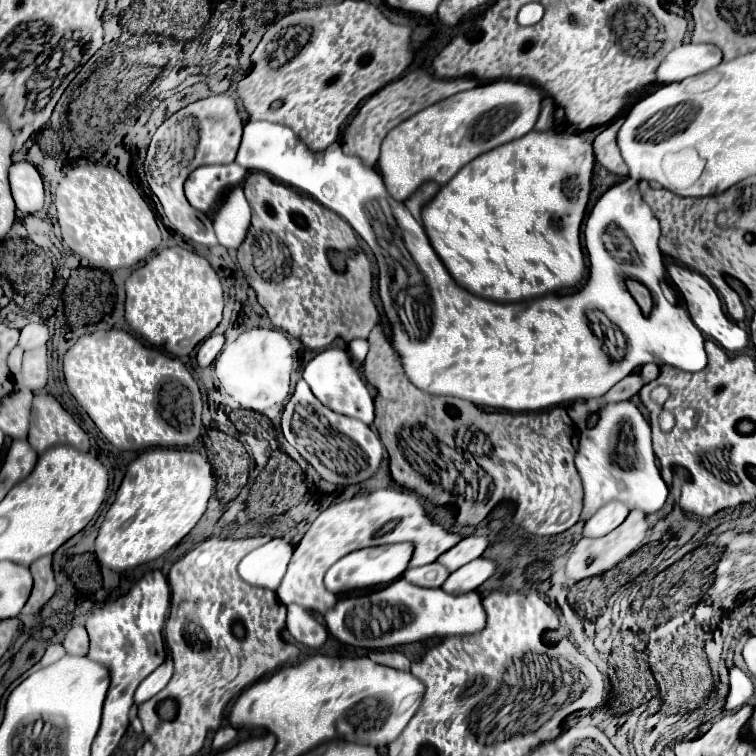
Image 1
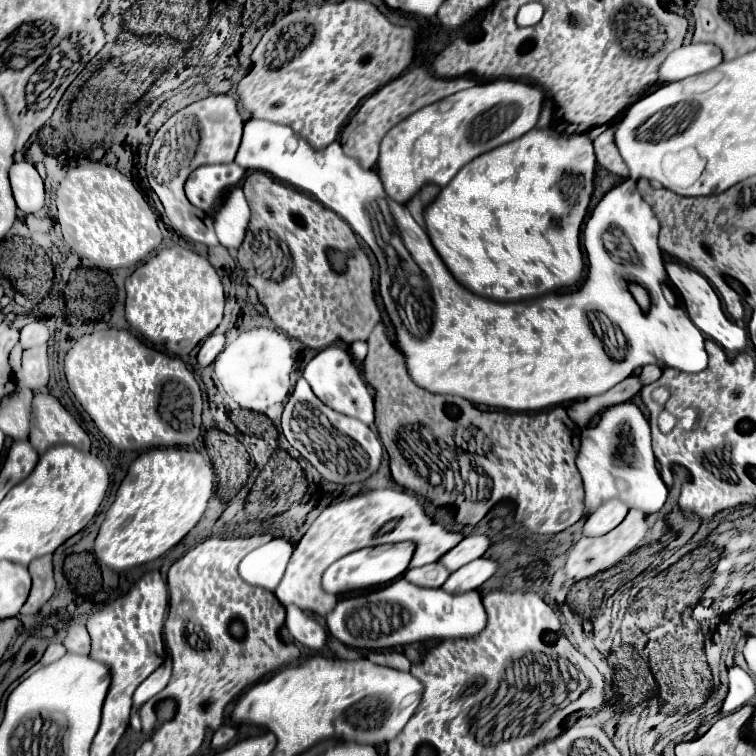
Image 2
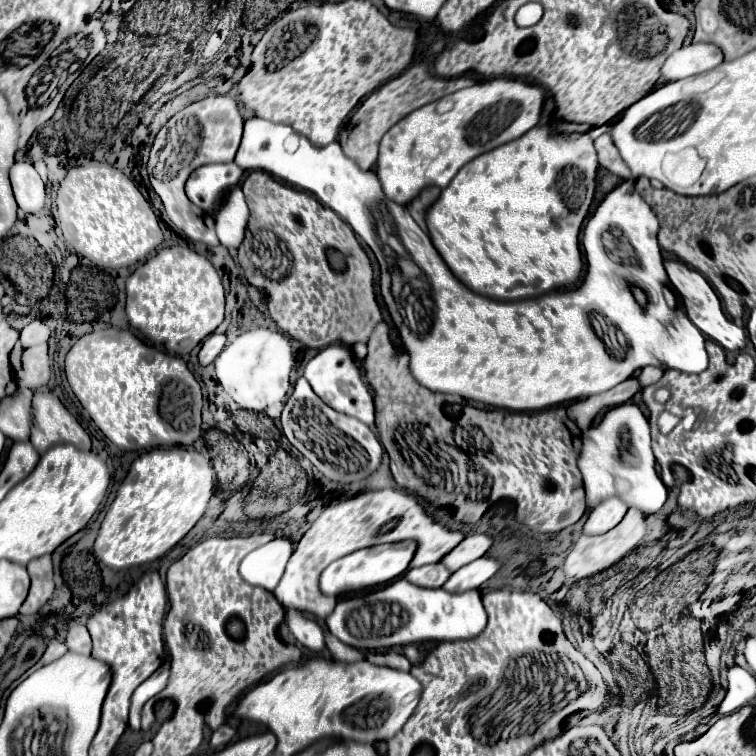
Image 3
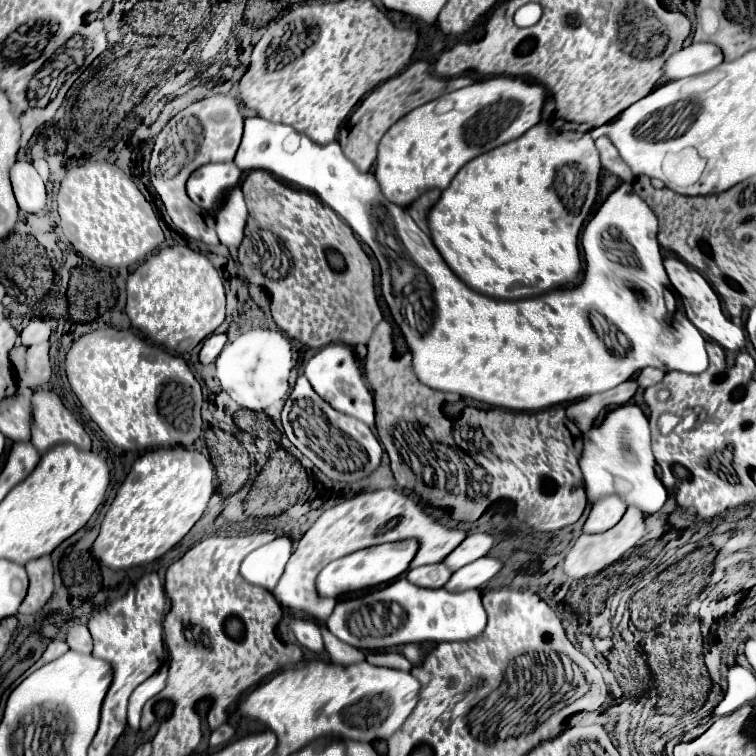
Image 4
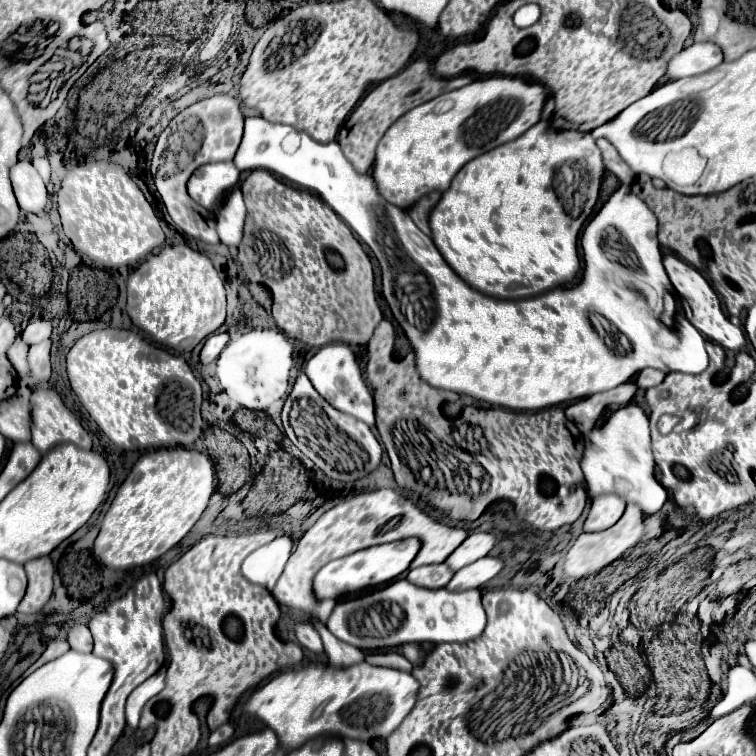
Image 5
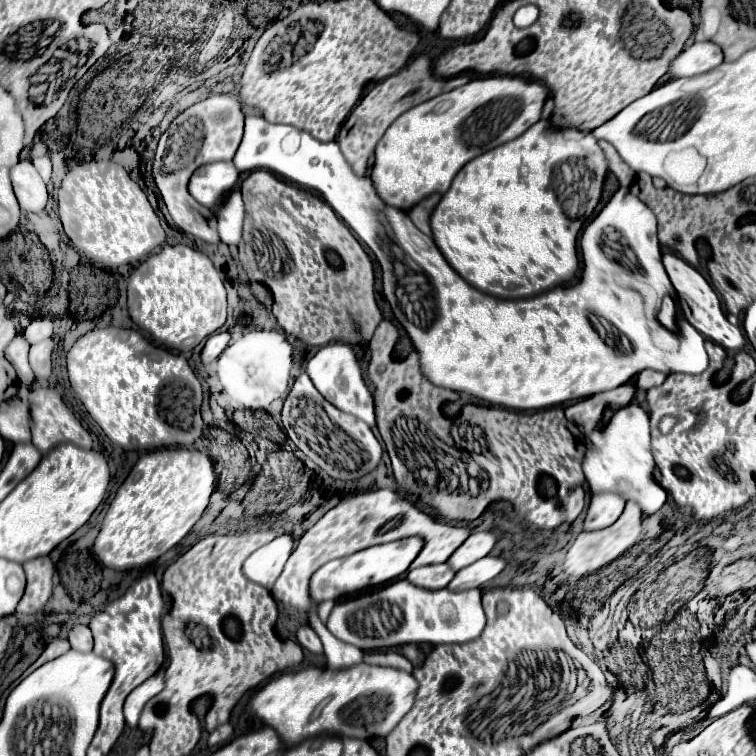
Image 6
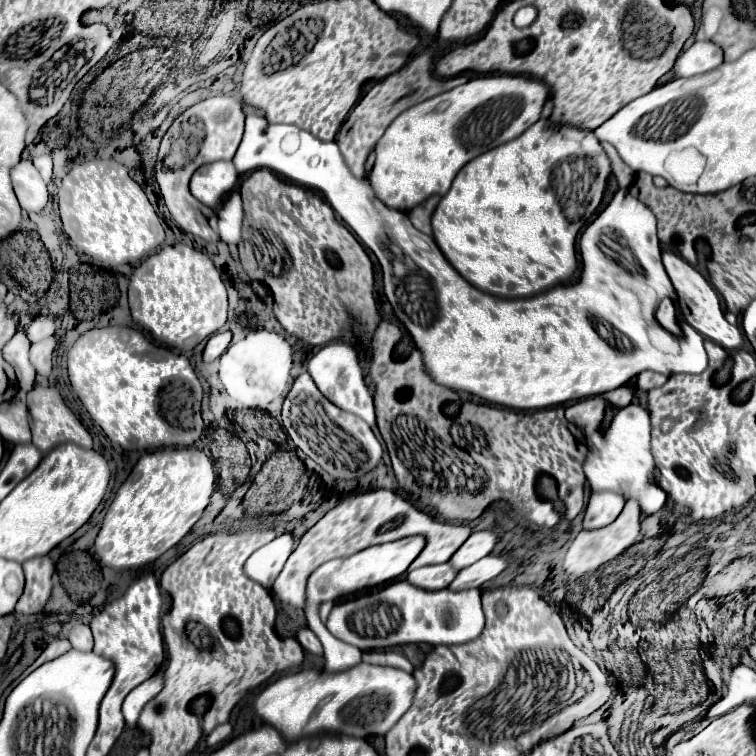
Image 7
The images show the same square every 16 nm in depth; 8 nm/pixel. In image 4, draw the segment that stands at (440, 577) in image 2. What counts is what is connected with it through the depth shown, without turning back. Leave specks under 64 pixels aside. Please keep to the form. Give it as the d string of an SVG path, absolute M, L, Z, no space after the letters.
M440 562L440 564L408 570L406 580L416 586L424 586L424 588L442 588L450 576L452 576L452 572Z

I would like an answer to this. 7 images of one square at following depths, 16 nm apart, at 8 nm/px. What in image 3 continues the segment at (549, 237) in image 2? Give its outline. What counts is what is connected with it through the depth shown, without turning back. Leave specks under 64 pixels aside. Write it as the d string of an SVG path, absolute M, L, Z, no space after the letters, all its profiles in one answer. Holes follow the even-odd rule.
M536 126L518 140L474 158L452 178L452 182L440 192L438 200L426 210L426 226L432 244L452 274L466 288L486 298L512 302L572 286L584 268L578 234L594 196L596 168L598 160L592 150L592 138L586 134L552 134L544 126ZM564 168L584 172L588 188L584 190L584 196L580 196L578 206L564 204L564 198L556 188L556 180Z

